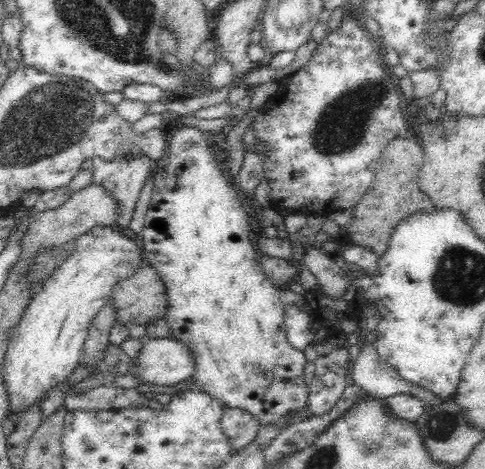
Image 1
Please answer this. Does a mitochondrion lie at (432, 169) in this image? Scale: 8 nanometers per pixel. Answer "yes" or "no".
no

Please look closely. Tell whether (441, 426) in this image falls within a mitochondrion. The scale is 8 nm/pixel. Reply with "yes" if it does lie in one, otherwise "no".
yes

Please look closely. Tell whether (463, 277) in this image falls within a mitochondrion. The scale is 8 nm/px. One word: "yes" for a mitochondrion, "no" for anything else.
yes

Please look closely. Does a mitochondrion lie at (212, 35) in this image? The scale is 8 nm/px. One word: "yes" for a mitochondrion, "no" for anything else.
no

